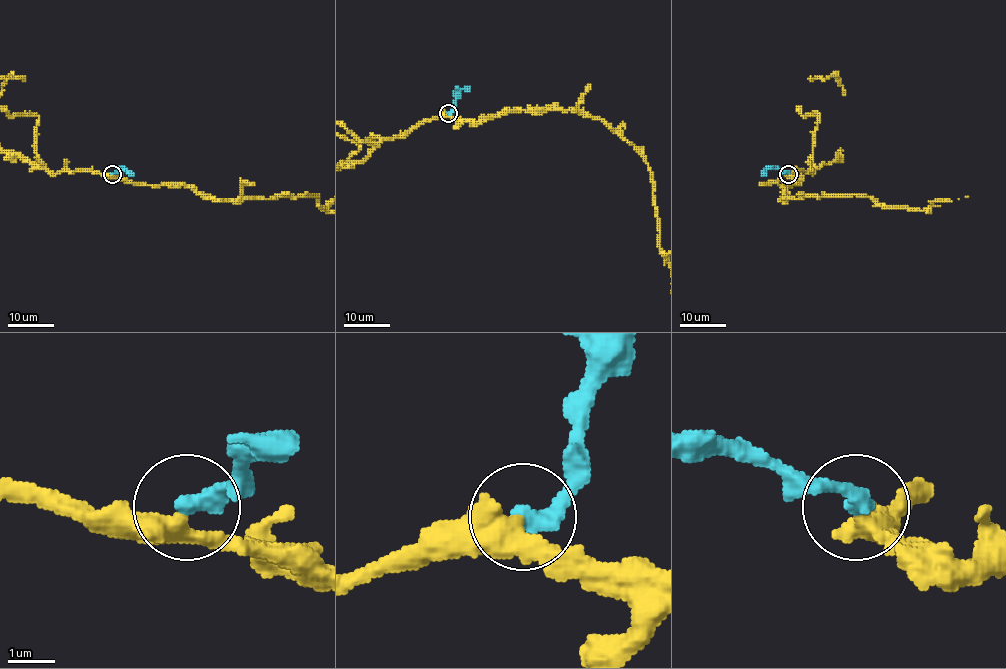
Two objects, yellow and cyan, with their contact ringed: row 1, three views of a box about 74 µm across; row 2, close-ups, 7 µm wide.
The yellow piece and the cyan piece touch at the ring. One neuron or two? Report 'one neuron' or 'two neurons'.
one neuron

